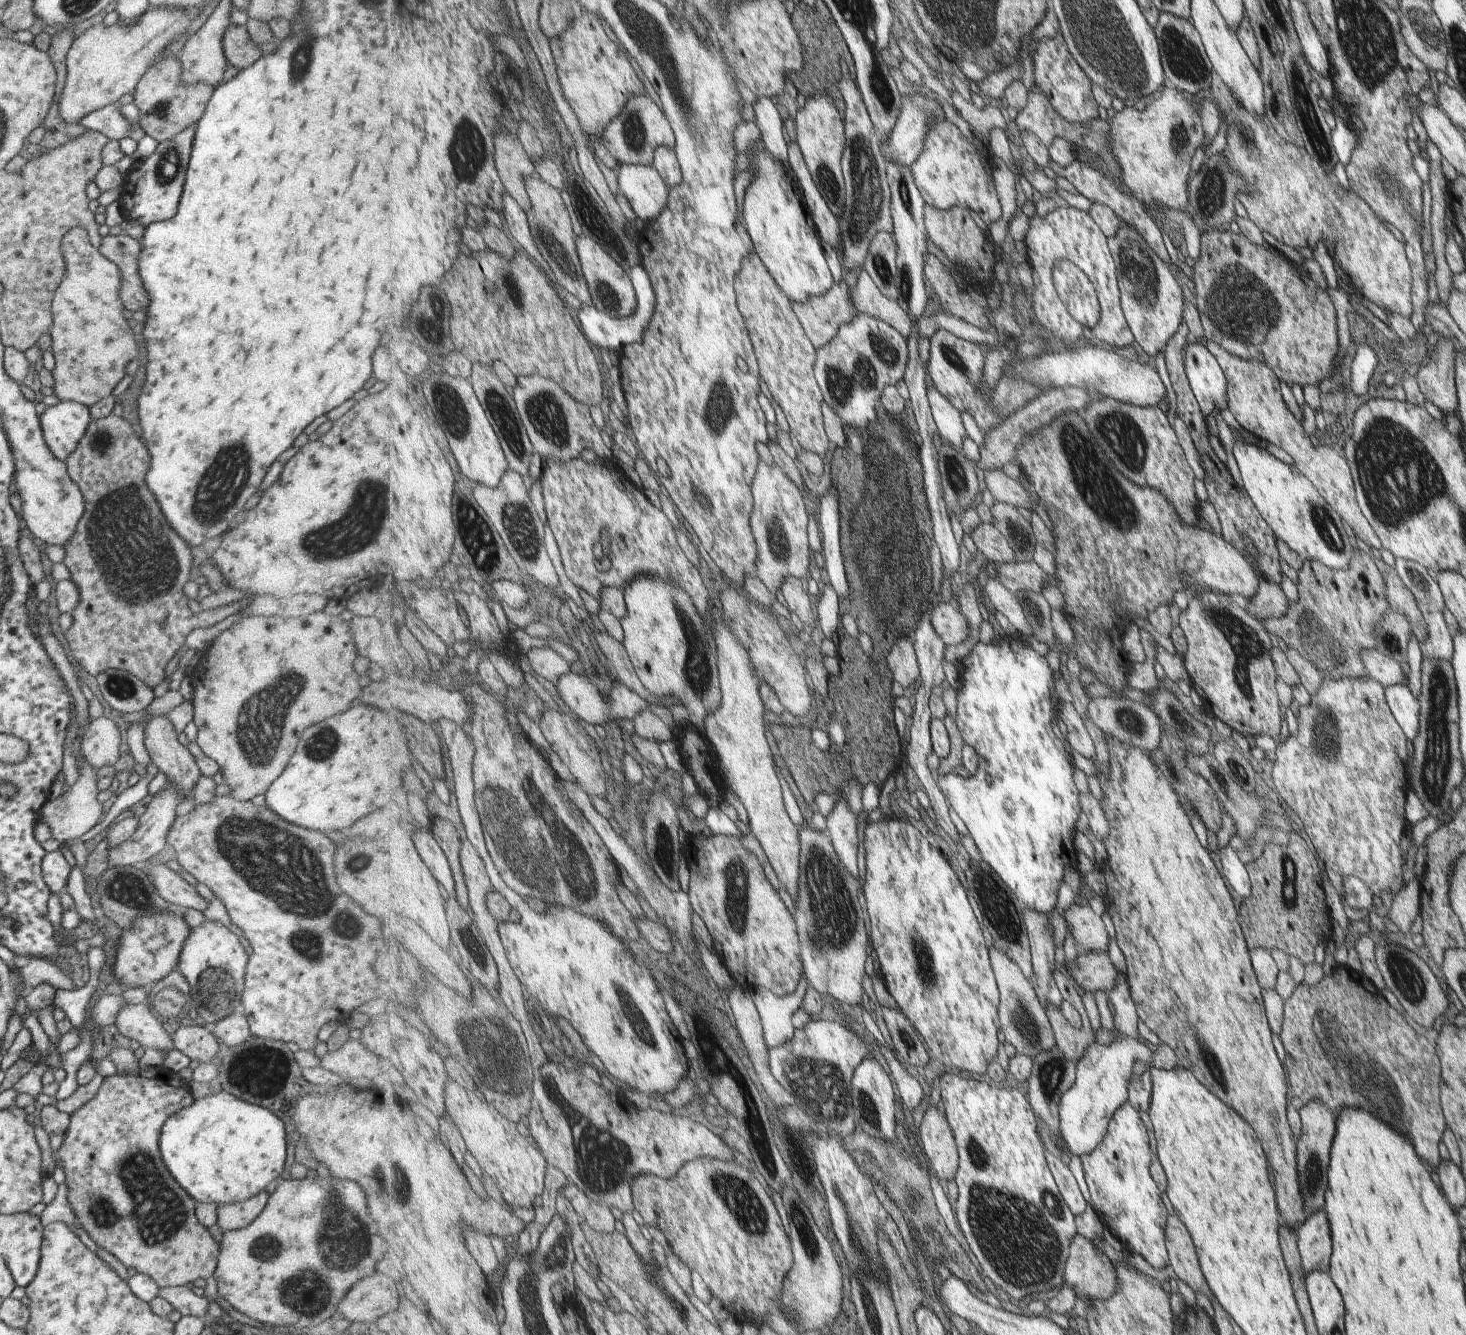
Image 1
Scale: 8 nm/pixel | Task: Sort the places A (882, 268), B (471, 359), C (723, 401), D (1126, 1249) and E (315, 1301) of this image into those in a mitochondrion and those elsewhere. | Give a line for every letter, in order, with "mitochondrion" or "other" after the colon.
A: mitochondrion
B: other
C: mitochondrion
D: other
E: mitochondrion

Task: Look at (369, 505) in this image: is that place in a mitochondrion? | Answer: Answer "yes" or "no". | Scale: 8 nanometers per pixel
yes

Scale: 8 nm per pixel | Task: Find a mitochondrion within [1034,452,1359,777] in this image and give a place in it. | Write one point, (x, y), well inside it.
(1245, 645)

